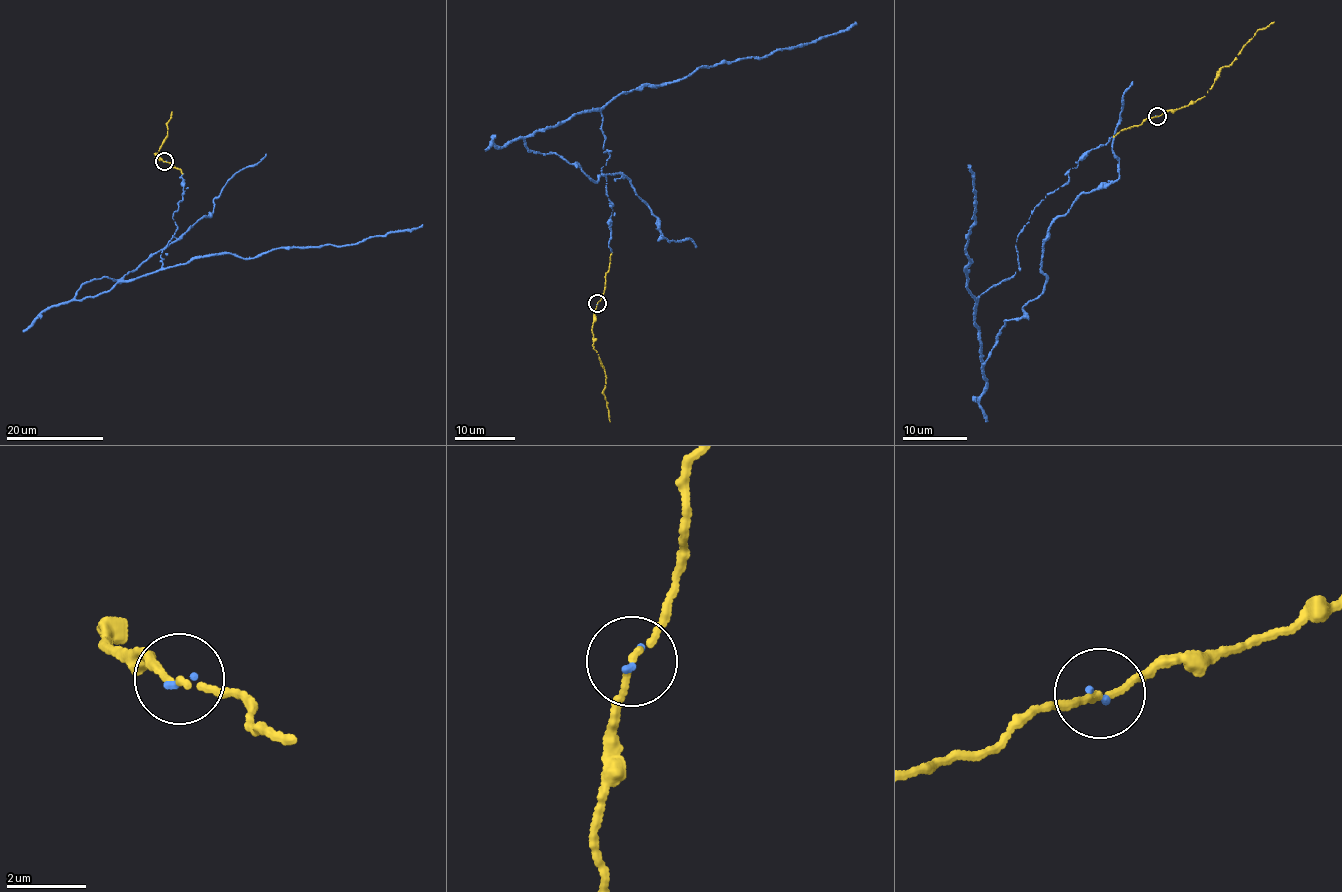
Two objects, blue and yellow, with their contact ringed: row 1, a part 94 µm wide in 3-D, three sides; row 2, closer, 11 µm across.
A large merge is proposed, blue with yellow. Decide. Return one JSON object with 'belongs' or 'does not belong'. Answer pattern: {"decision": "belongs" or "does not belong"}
{"decision": "belongs"}

